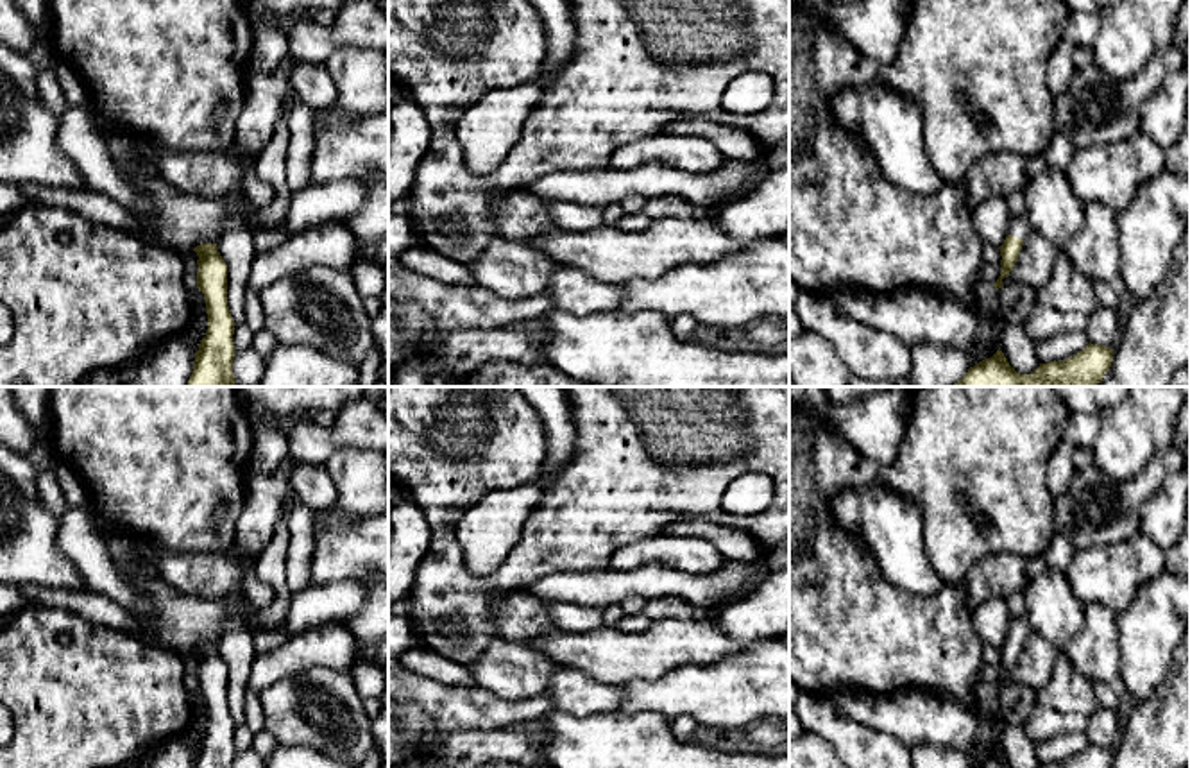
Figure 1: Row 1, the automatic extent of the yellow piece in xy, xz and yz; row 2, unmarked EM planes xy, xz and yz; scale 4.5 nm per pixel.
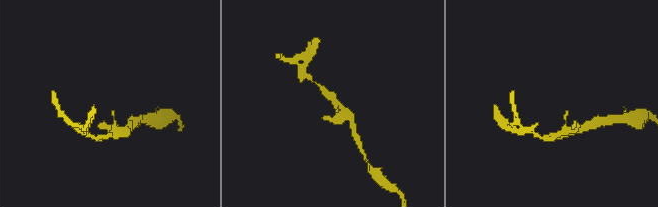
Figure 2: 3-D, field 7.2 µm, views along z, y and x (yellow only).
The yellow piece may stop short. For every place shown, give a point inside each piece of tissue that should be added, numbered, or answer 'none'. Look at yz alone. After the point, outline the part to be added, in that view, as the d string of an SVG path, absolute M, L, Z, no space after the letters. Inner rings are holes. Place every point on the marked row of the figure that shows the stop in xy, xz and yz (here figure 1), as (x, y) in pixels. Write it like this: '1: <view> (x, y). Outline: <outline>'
1: yz (1020, 226). Outline: M1027 215L1011 218L1007 235L1025 240L1033 231Z

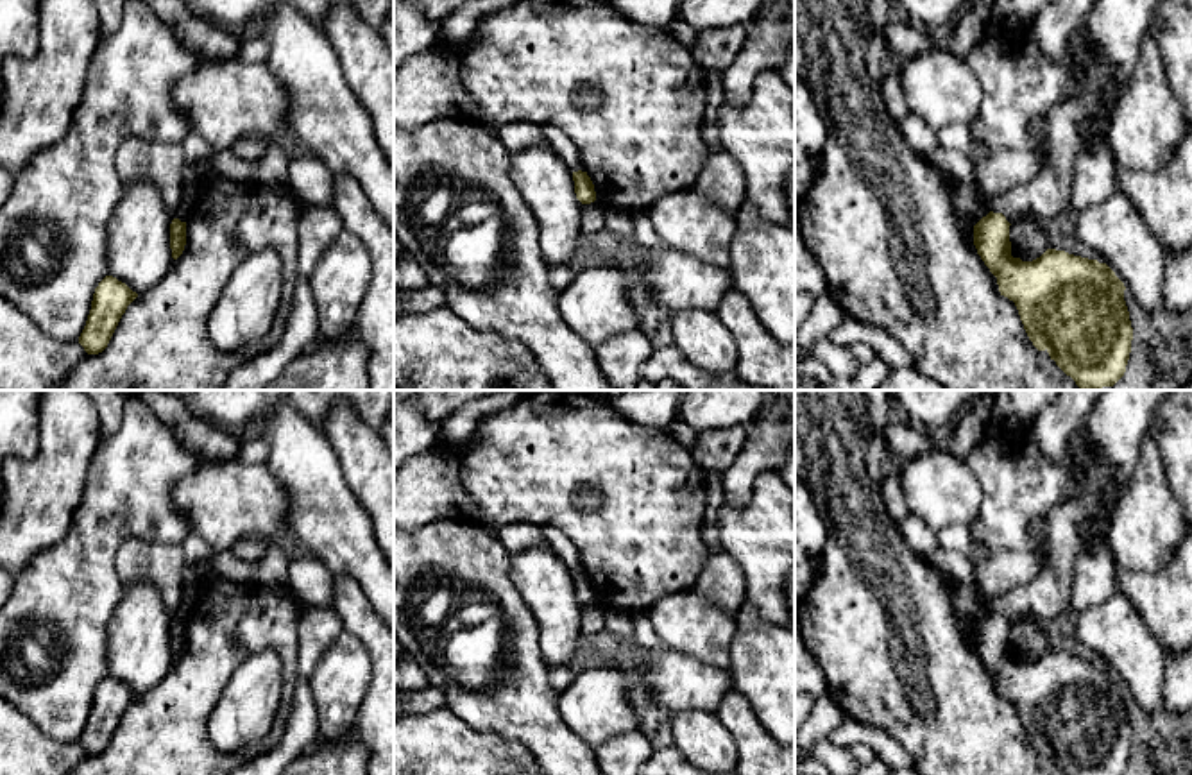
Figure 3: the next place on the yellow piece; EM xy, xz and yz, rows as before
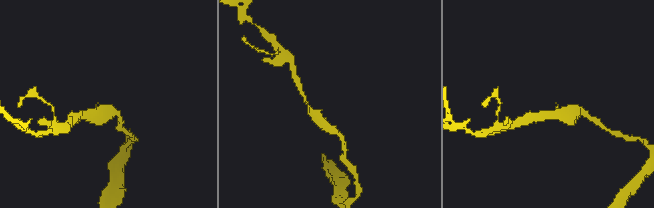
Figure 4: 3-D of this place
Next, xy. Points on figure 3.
none

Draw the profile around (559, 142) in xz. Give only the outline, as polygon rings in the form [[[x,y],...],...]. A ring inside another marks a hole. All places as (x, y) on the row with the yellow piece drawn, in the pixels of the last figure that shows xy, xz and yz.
[[[542,123],[542,132],[548,147],[567,165],[571,172],[578,172],[583,168],[578,147],[562,129]]]

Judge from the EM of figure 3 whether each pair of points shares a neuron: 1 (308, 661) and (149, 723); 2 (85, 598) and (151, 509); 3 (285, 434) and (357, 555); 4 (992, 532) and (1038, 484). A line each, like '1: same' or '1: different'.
1: different
2: same
3: same
4: same

